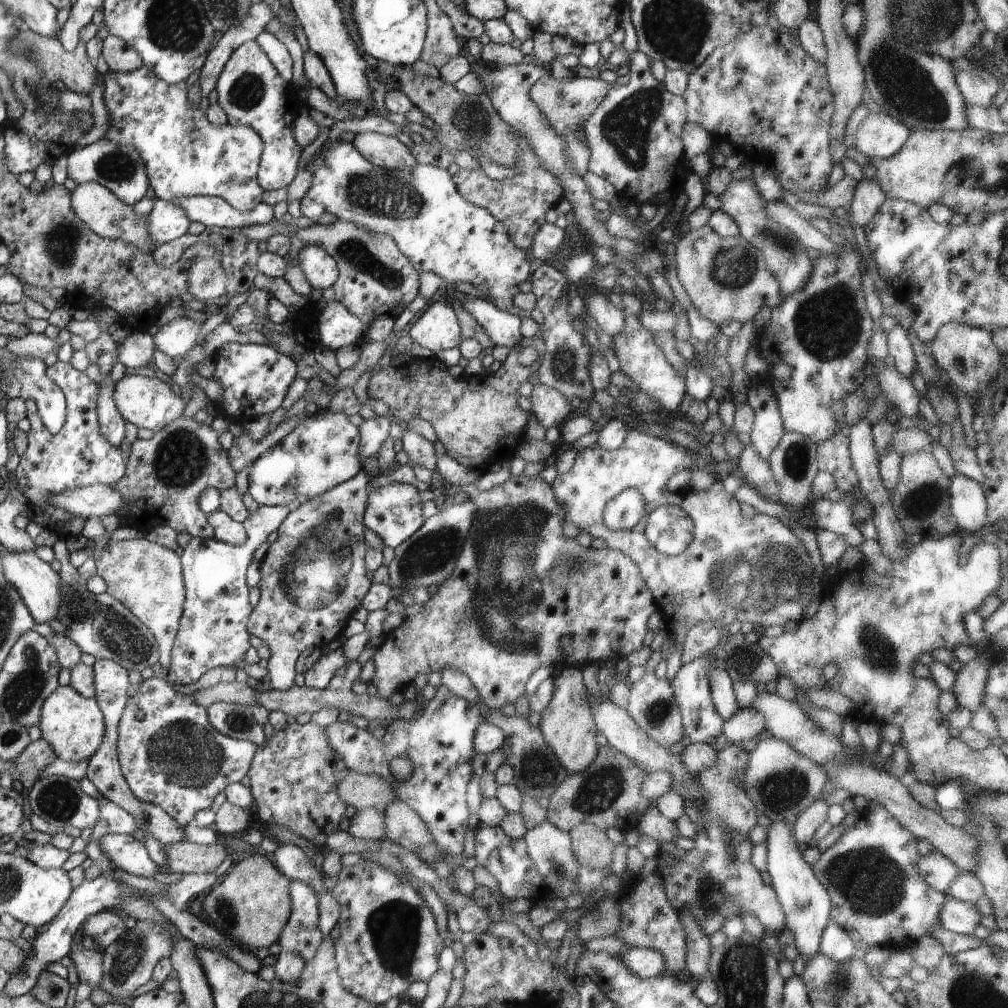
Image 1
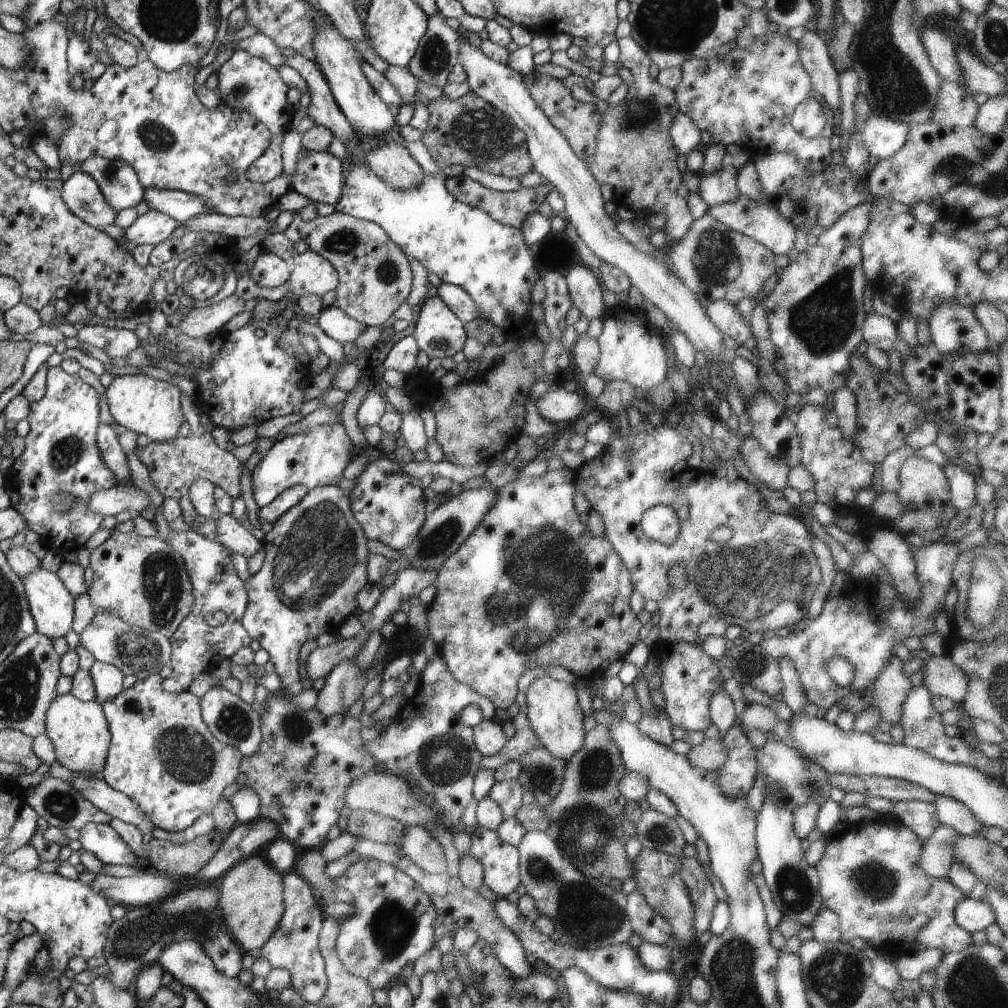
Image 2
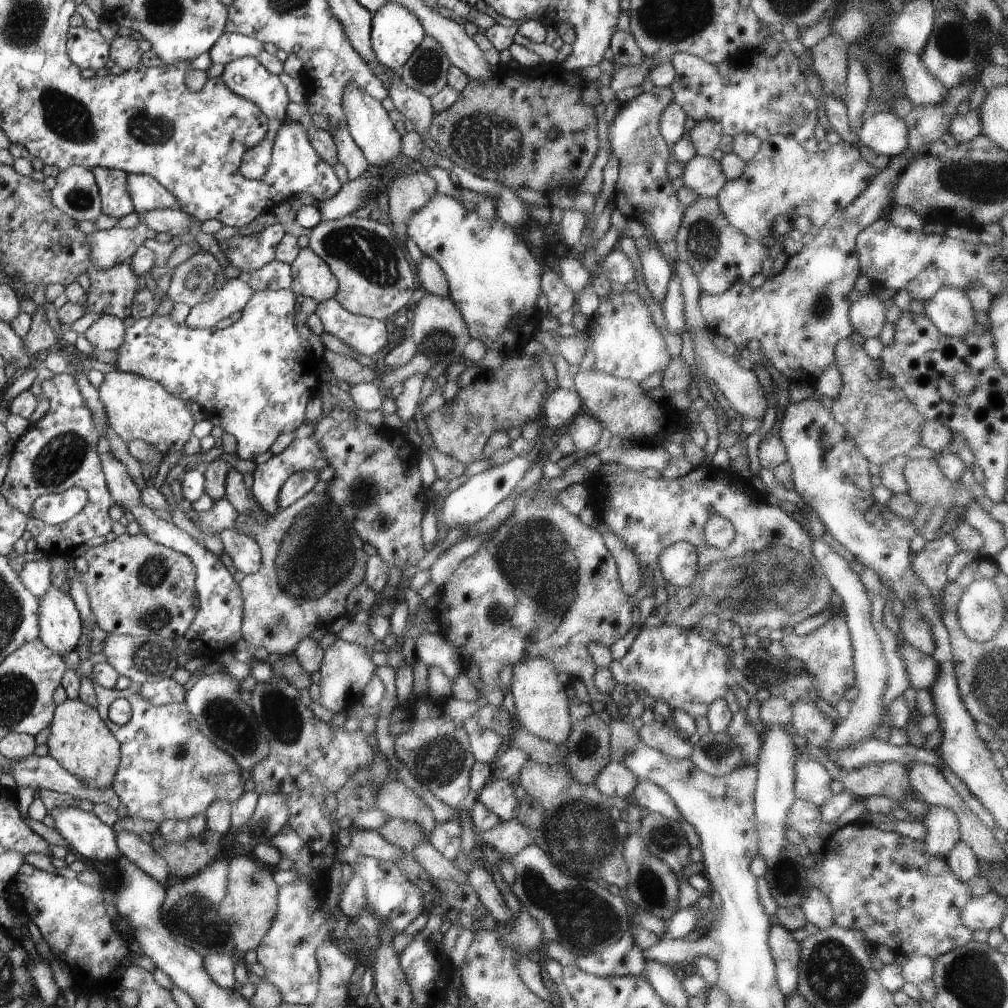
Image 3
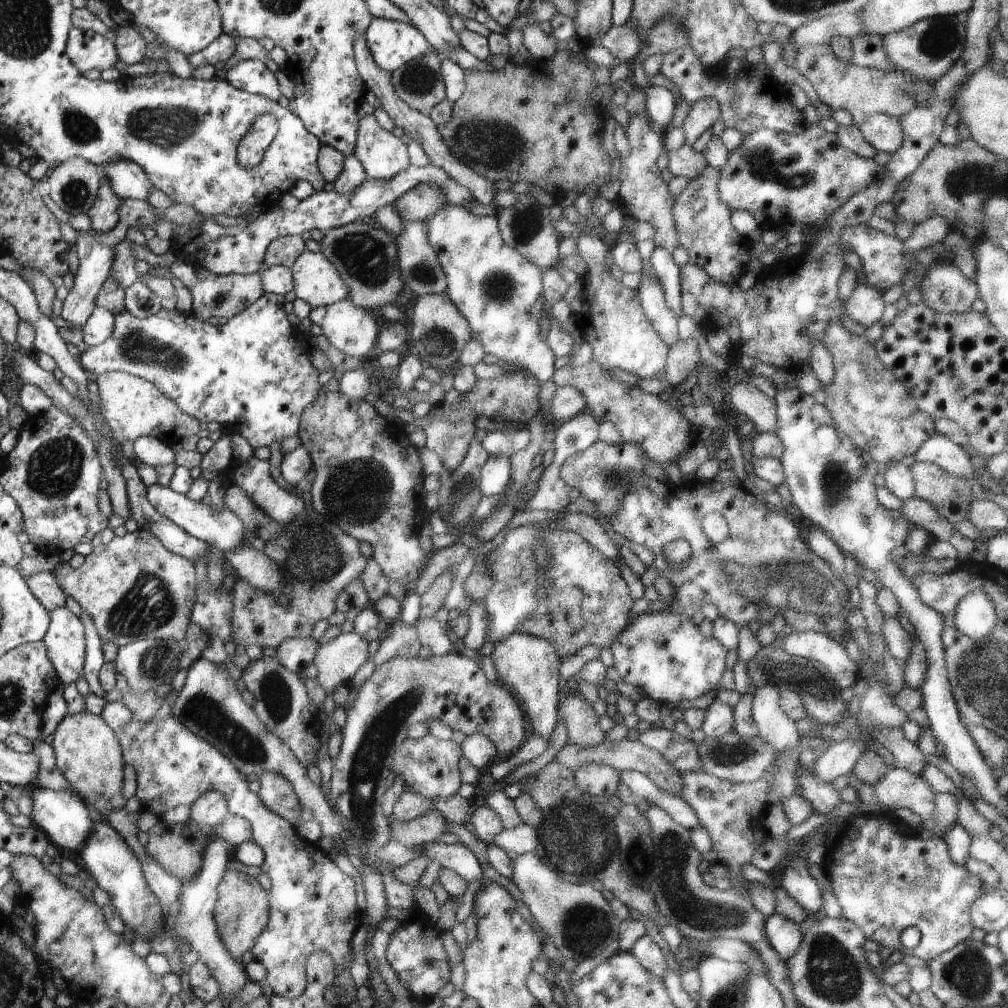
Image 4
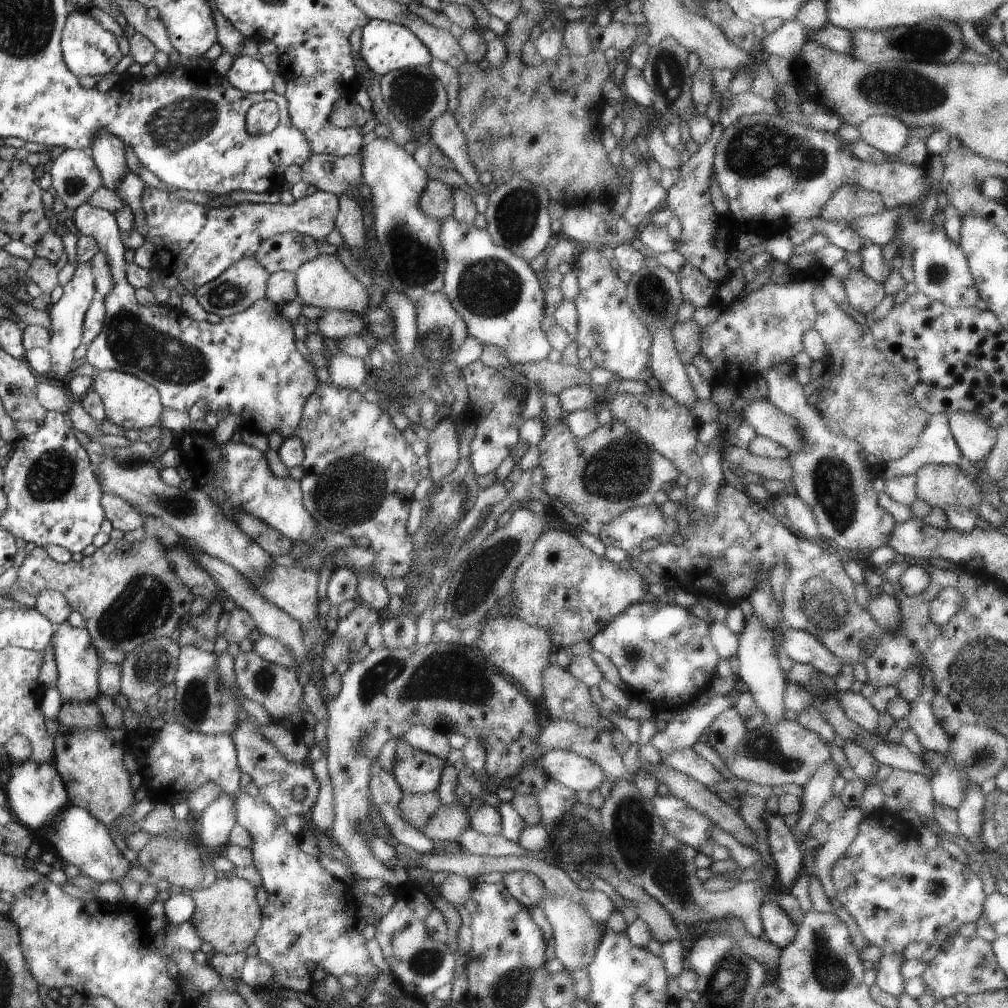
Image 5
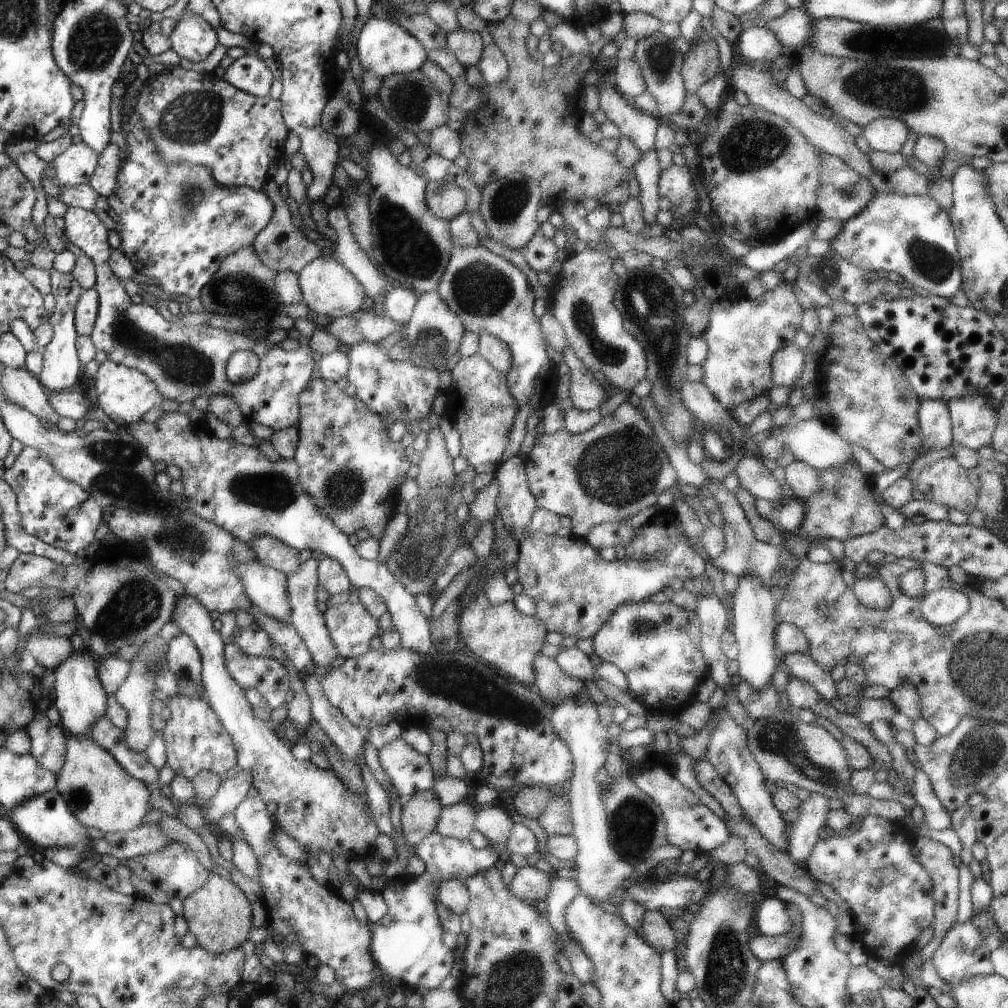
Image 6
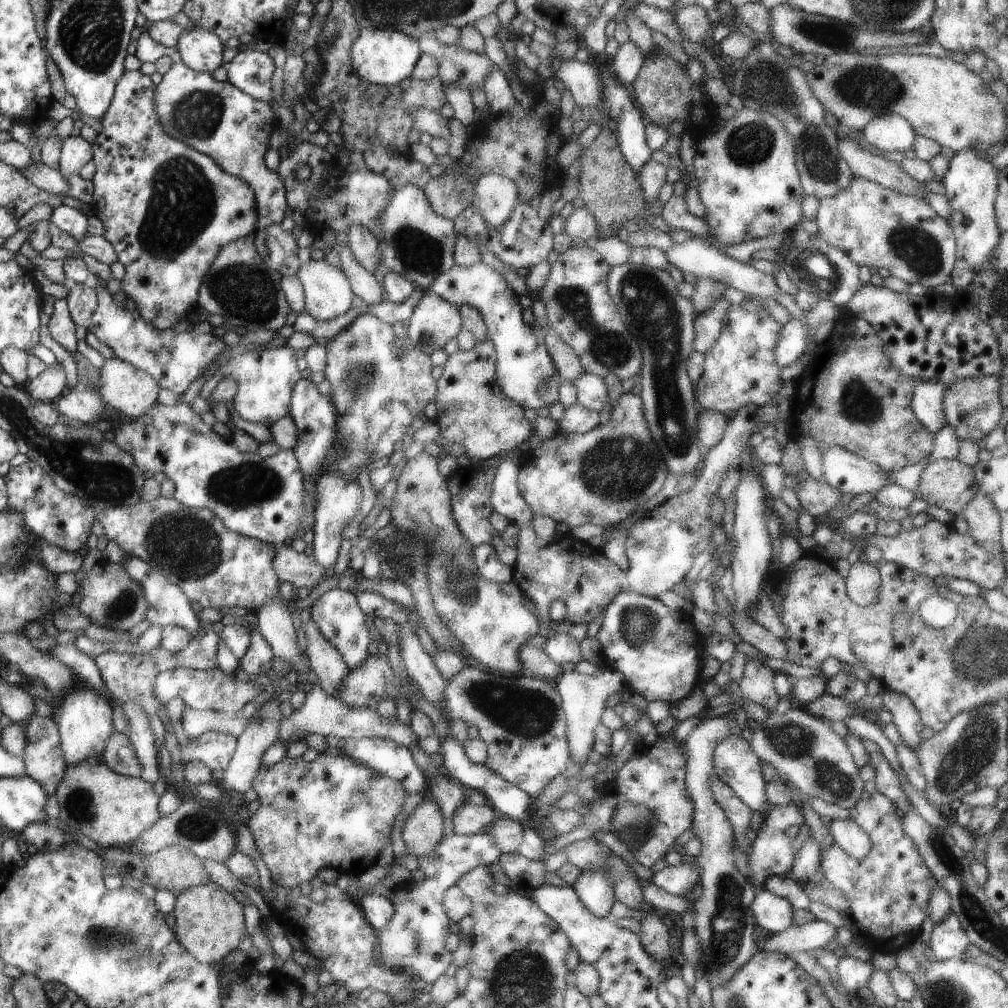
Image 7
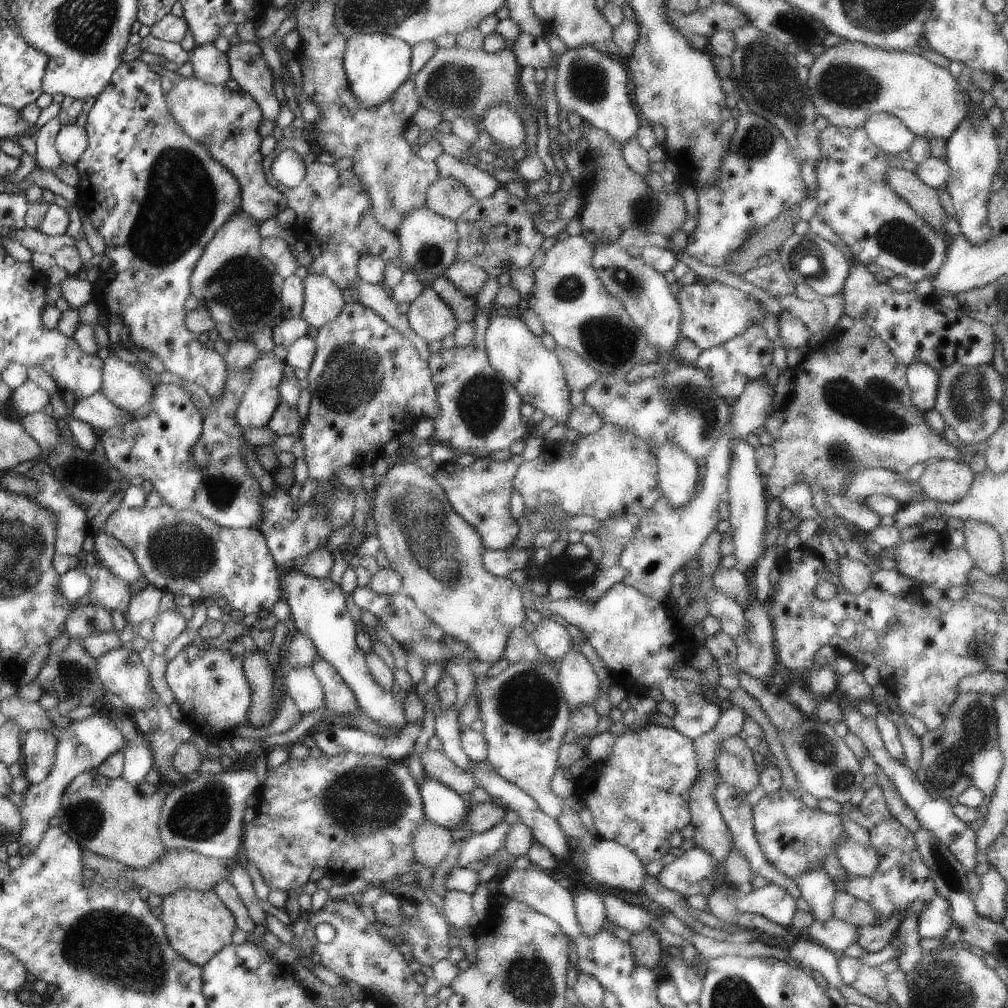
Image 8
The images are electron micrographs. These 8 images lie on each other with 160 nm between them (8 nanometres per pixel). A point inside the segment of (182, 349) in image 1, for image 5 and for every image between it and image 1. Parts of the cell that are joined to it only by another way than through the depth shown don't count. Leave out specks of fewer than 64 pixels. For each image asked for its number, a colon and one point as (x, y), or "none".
2: (201, 322)
3: (233, 297)
4: (227, 295)
5: (244, 283)

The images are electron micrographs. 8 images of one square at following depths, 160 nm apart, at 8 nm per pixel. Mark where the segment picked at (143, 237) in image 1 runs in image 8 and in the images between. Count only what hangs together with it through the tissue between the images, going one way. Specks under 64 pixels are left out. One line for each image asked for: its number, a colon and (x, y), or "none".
2: (81, 192)
3: (76, 192)
4: (74, 184)
5: (75, 175)
6: (75, 166)
7: (76, 152)
8: (72, 141)

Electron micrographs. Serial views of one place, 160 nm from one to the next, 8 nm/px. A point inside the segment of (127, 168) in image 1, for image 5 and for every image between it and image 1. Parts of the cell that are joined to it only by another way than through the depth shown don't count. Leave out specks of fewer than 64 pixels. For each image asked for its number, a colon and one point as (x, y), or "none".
2: (119, 182)
3: (116, 202)
4: (103, 215)
5: (247, 364)

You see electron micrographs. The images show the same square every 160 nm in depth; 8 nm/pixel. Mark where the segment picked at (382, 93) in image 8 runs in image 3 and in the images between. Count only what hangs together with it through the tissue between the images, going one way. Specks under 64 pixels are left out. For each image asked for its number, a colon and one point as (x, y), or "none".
3: (396, 33)
4: (392, 44)
5: (385, 46)
6: (383, 47)
7: (386, 57)

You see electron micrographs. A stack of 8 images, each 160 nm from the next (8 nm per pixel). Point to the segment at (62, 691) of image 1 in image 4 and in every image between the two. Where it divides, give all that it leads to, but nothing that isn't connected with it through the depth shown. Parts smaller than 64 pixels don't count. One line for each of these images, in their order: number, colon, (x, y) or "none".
2: (79, 730)
3: (79, 739)
4: (88, 752)

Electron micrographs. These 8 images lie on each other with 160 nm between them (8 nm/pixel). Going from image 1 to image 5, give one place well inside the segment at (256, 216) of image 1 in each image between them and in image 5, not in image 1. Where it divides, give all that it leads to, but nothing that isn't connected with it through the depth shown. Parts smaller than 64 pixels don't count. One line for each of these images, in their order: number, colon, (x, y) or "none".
2: (180, 206)
3: (147, 193)
4: (127, 179)
5: (108, 150)

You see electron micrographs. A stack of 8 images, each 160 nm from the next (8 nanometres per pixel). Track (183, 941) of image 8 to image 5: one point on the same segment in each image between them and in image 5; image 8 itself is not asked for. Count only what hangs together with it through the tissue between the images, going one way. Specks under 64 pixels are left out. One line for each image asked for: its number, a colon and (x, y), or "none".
5: (227, 916)
6: (219, 914)
7: (209, 922)

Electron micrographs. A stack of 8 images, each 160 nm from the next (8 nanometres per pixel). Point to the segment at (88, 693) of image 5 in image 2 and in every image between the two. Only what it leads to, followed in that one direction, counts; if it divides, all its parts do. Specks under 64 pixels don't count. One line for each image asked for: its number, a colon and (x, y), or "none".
2: (52, 606)
3: (60, 624)
4: (65, 639)

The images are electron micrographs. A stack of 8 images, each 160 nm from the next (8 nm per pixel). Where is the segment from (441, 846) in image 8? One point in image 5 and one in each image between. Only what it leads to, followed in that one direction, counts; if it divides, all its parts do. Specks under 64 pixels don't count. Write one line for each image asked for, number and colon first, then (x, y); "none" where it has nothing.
5: (417, 809)
6: (420, 813)
7: (424, 828)

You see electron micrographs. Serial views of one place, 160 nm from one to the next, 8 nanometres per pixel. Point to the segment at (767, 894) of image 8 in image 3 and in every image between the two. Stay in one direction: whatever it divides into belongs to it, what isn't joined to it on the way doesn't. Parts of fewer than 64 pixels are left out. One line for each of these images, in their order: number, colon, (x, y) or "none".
3: (785, 949)
4: (784, 935)
5: (778, 928)
6: (772, 919)
7: (774, 914)

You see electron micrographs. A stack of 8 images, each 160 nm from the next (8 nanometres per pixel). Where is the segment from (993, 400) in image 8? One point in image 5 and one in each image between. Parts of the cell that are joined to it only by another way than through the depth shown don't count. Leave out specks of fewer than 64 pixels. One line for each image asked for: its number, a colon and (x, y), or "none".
5: (975, 436)
6: (974, 419)
7: (973, 409)

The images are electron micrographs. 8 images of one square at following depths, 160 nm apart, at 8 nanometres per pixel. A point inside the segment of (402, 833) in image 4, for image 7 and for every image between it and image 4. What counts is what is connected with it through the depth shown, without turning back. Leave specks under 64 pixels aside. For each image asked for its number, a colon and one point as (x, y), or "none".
5: (449, 821)
6: (457, 821)
7: (469, 819)

